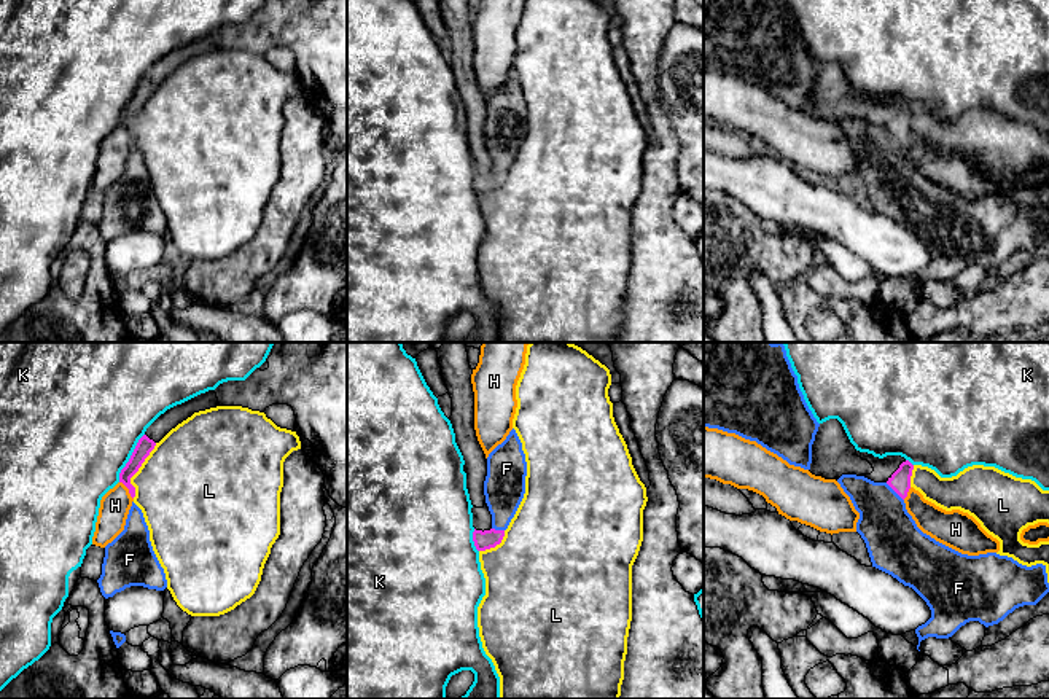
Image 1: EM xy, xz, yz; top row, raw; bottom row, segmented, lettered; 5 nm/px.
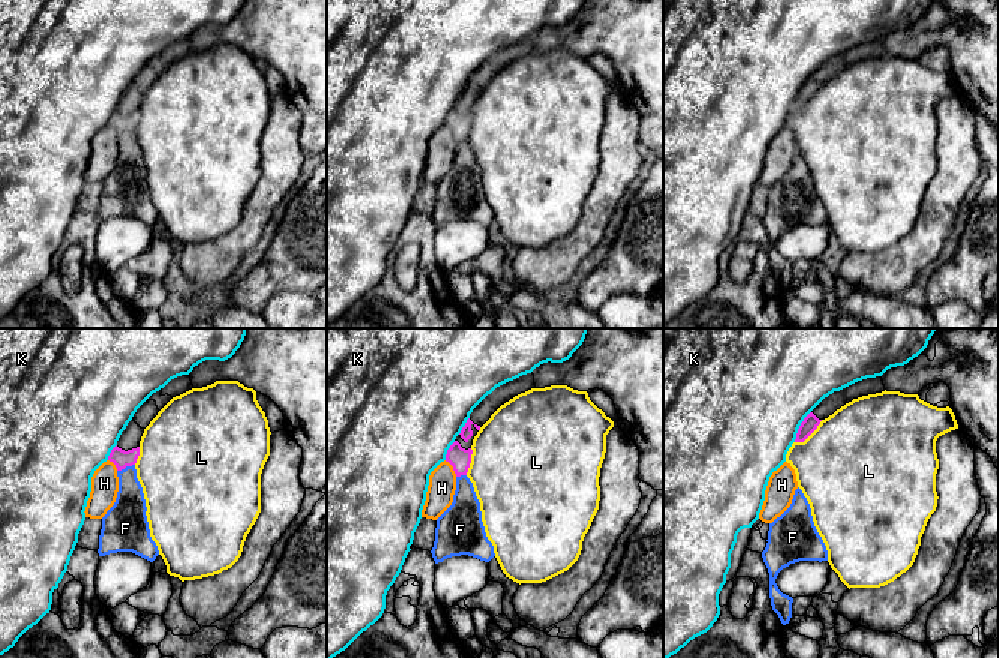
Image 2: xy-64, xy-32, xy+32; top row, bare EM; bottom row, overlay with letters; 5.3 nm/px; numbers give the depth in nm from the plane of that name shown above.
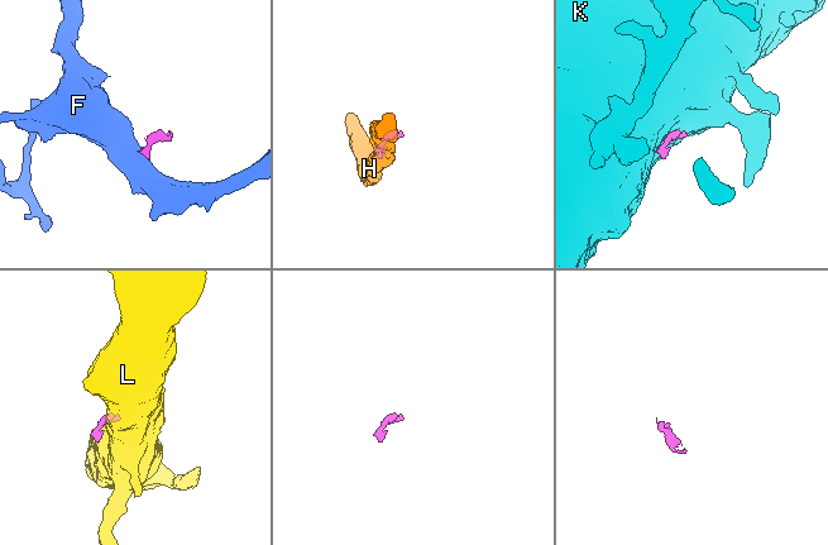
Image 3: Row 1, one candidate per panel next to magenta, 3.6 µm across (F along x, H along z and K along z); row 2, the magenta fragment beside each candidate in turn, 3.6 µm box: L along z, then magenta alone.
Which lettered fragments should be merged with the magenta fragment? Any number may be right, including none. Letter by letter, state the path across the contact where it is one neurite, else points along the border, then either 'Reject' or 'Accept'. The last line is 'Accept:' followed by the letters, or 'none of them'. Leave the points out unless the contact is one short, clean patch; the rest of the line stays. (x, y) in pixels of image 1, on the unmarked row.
F: Boundary: yz (885, 126), (903, 144). Reject
H: Boundary: xy (120, 124), (132, 142). Reject
K: Reject
L: Reject
Accept: none of them

